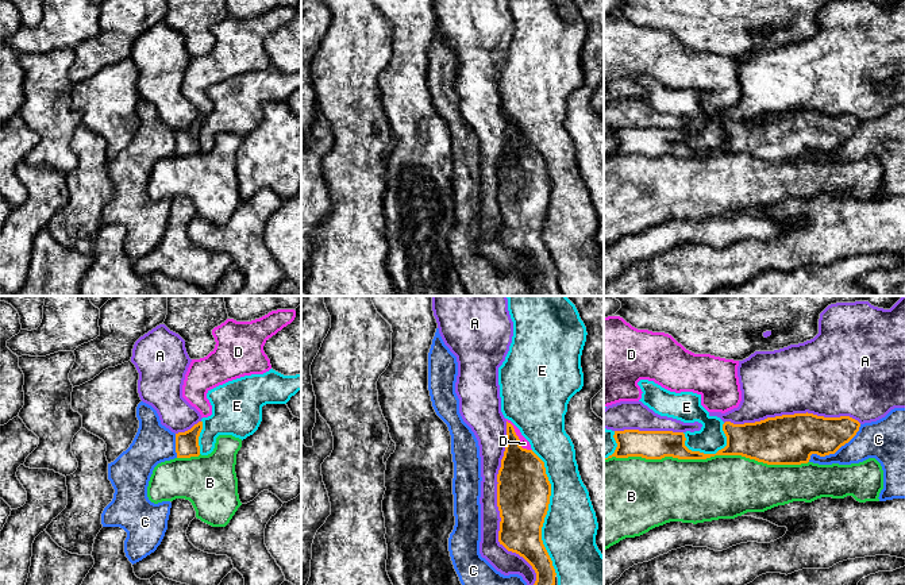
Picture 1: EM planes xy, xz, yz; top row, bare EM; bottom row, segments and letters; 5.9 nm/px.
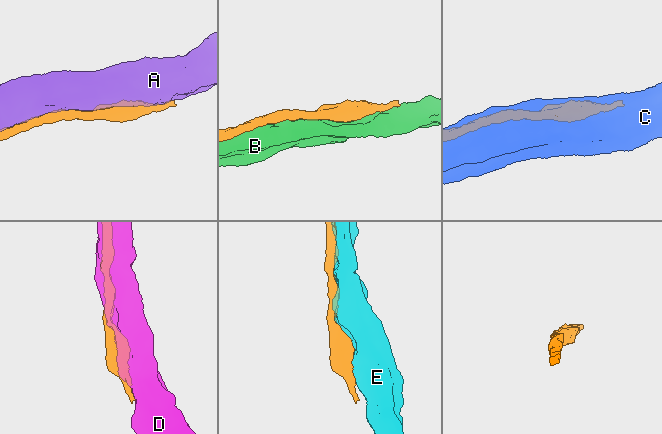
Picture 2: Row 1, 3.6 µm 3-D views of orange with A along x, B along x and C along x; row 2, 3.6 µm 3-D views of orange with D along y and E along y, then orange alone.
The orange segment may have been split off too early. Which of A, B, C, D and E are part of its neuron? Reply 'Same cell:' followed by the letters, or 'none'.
Same cell: none

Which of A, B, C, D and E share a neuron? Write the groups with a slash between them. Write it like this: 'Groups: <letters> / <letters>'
Groups: A / B / C / D / E

